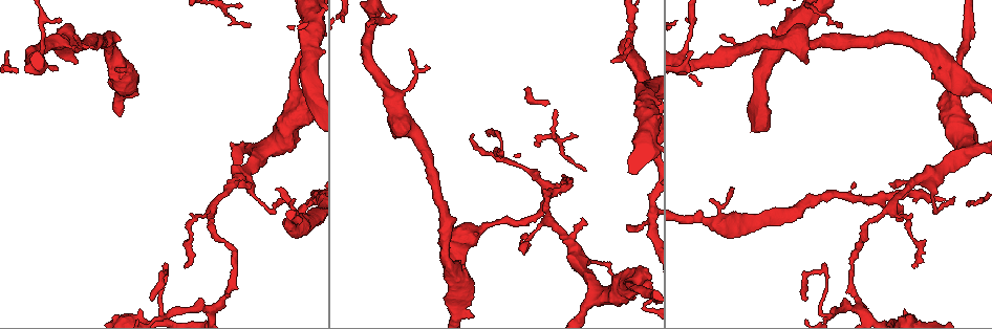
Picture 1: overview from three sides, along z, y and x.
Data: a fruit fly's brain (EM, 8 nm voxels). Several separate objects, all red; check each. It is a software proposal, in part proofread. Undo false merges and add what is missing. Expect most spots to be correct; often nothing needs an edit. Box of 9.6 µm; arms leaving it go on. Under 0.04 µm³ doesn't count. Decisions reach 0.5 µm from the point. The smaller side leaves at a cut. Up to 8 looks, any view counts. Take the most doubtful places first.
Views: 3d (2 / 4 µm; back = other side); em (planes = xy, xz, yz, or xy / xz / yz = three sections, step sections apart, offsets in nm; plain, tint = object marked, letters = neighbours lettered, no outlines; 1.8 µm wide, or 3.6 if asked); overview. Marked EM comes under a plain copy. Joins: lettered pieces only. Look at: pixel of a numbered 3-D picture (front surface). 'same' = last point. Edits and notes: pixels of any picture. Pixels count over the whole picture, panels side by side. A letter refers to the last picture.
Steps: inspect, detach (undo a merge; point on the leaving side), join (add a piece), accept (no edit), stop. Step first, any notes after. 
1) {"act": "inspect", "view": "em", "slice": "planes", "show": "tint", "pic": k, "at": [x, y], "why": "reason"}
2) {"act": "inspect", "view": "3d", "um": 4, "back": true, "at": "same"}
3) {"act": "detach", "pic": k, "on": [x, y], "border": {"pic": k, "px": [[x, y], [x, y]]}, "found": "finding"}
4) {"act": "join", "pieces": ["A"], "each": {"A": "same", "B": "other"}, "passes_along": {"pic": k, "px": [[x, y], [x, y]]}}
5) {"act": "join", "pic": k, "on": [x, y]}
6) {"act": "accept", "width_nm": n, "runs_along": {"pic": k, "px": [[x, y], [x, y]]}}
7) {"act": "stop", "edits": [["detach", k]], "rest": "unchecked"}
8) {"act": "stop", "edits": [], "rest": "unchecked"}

{"act": "inspect", "view": "3d", "um": 2, "pic": 1, "at": [914, 265], "why": "tapers out"}

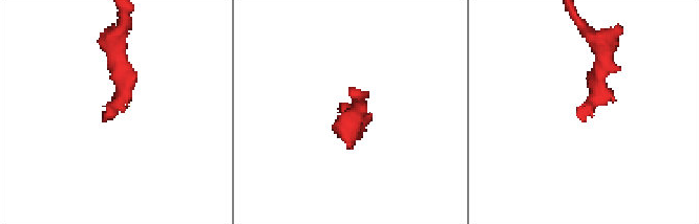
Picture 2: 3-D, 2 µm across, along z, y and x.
{"act": "inspect", "view": "em", "slice": "yz", "step": 8, "show": "tint", "pic": 2, "at": [341, 103]}

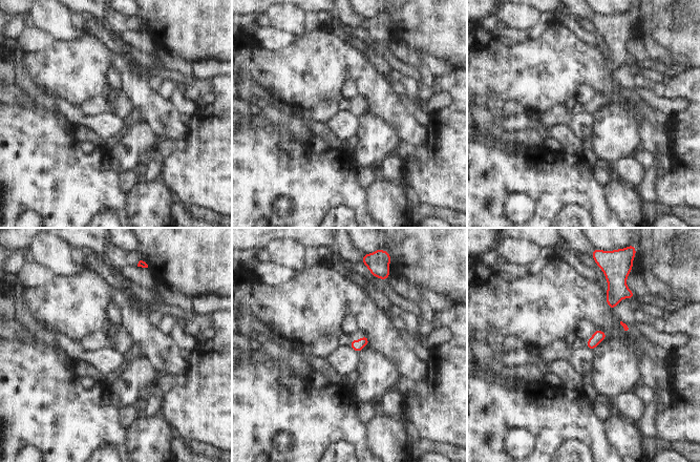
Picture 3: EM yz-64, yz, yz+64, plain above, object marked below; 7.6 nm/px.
{"act": "inspect", "view": "em", "slice": "yz", "step": 8, "show": "letters", "at": "same"}

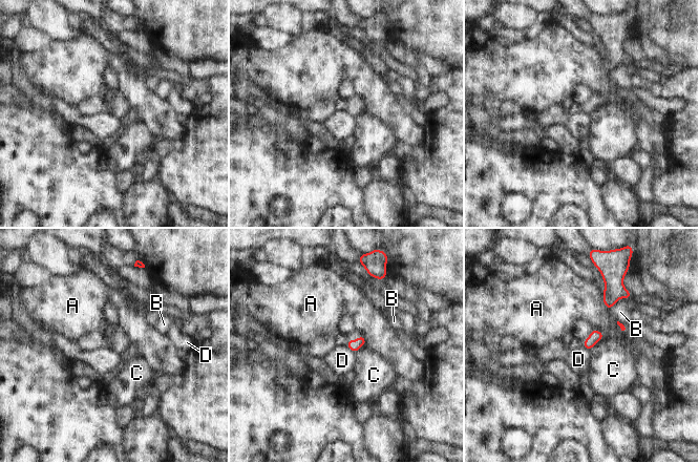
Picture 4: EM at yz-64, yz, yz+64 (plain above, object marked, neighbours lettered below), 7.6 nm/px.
{"act": "accept", "each": {"A": "other", "B": "other", "C": "other", "D": "other"}, "found": "no lettered piece goes on from it"}

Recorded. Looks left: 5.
{"act": "inspect", "view": "3d", "um": 4, "pic": 1, "at": [613, 60], "why": "an open end"}

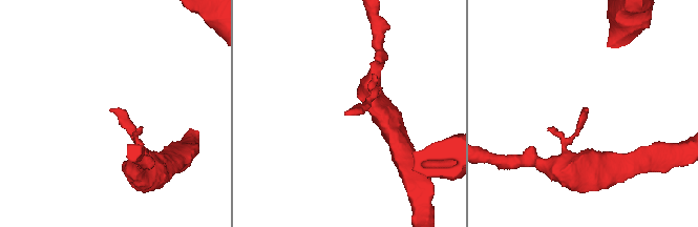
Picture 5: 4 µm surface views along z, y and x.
{"act": "inspect", "view": "em", "slice": "xz", "step": 16, "show": "tint", "pic": 5, "at": [588, 111]}

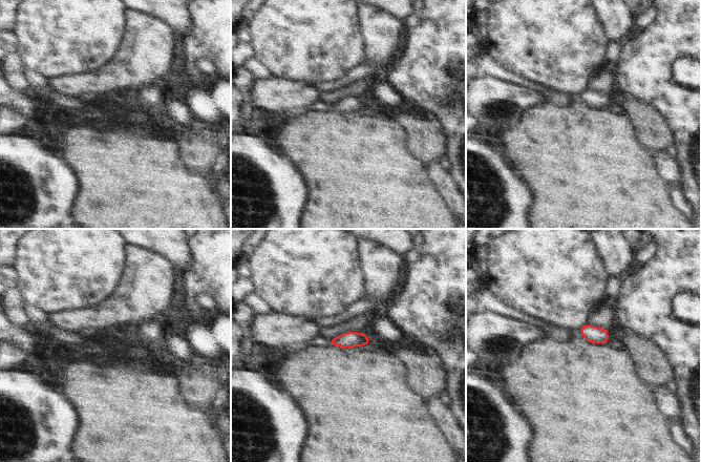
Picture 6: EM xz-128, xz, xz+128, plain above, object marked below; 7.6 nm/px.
{"act": "inspect", "view": "em", "slice": "xz", "step": 16, "show": "letters", "at": "same", "why": "what lies round it"}

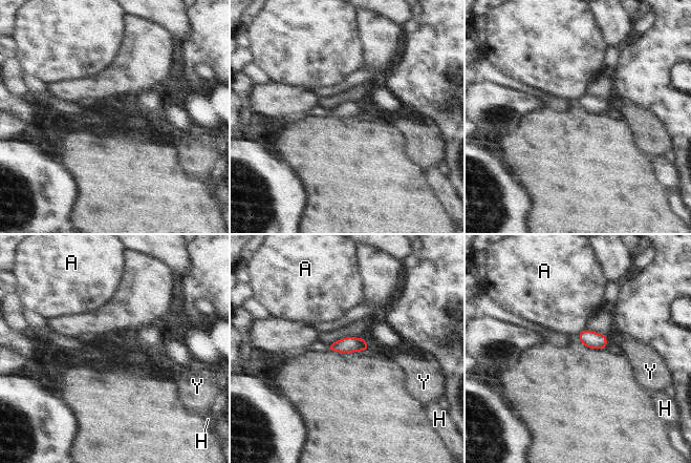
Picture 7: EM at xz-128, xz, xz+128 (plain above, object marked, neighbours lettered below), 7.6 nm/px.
{"act": "accept", "longest_contact_nm": ["A", 70], "each": {"A": "other", "H": "other", "Y": "other"}, "border": {"pic": 7, "px": [[584, 329], [578, 334]]}, "found": "none of them fits"}

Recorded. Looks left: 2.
{"act": "inspect", "view": "3d", "um": 2, "pic": 1, "at": [58, 68], "why": "branch stops here"}

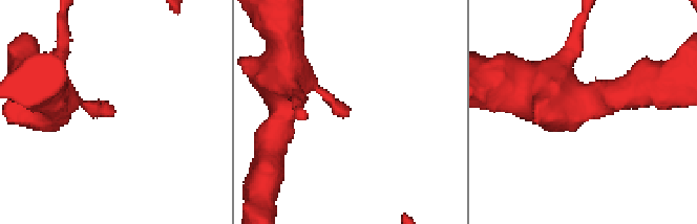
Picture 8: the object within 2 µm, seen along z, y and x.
{"act": "inspect", "view": "em", "slice": "planes", "show": "letters", "pic": 8, "at": [112, 107], "why": "now the EM"}

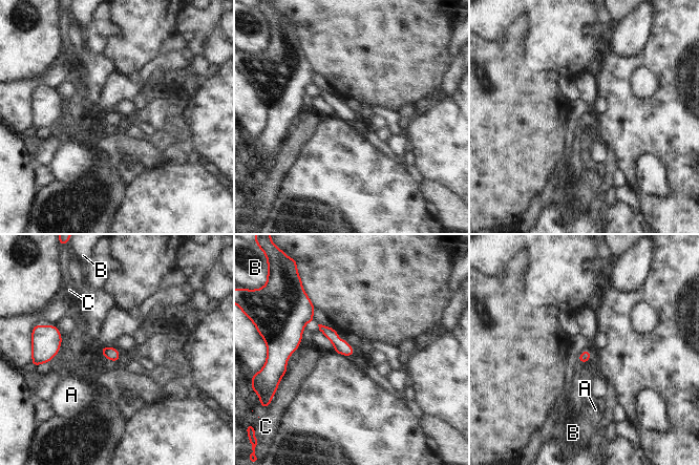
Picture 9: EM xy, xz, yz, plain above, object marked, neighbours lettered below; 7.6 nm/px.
{"act": "accept", "longest_contact_nm": ["C", 70], "each": {"A": "other", "B": "other", "C": "other"}, "found": "none of them fits"}

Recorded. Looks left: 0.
{"act": "stop", "edits": [], "rest": "unchecked"}

